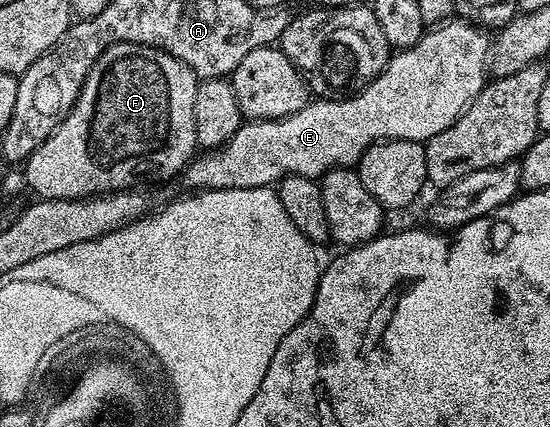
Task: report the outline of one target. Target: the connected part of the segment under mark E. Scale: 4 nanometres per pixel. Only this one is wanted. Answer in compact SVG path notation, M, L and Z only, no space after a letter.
M458 17L444 23L439 23L438 26L429 28L429 30L422 34L420 41L416 41L416 45L395 50L387 61L386 68L362 91L358 91L354 95L347 95L341 99L315 98L313 101L307 103L304 109L300 109L296 113L292 113L283 119L256 119L243 122L242 127L236 129L236 133L232 133L232 137L227 140L225 144L213 150L207 150L205 153L195 154L194 158L186 164L180 175L180 179L186 182L187 185L190 186L189 190L194 193L199 191L215 191L216 189L274 187L281 179L289 175L299 175L300 177L317 180L319 177L325 175L326 172L335 170L338 167L354 167L360 161L363 153L369 149L373 143L382 143L385 139L403 139L404 141L425 144L426 140L436 137L436 133L444 133L444 129L448 129L448 125L452 125L457 121L457 119L466 112L471 101L474 100L474 98L481 93L482 88L486 86L488 82L490 44L492 42L491 36L488 37L486 35L489 34L487 34L483 28L469 21L463 21Z

